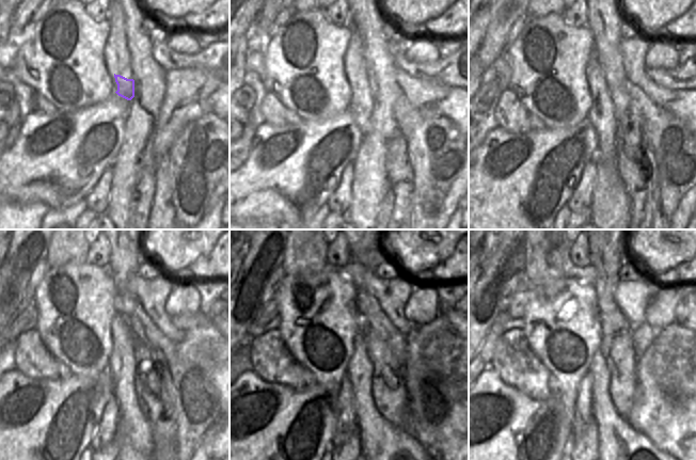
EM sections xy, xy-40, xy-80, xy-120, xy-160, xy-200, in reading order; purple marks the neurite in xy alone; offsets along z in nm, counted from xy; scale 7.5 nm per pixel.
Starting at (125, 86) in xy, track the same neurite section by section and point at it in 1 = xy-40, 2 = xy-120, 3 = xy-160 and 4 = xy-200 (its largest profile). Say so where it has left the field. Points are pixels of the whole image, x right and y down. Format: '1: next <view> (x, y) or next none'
1: next xy-40 (362, 104)
2: next xy-120 (122, 364)
3: next xy-160 (383, 446)
4: next xy-200 (621, 446)

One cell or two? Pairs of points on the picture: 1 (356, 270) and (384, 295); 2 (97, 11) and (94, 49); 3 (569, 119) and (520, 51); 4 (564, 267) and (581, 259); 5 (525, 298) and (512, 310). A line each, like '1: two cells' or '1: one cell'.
1: one cell
2: two cells
3: one cell
4: two cells
5: one cell

